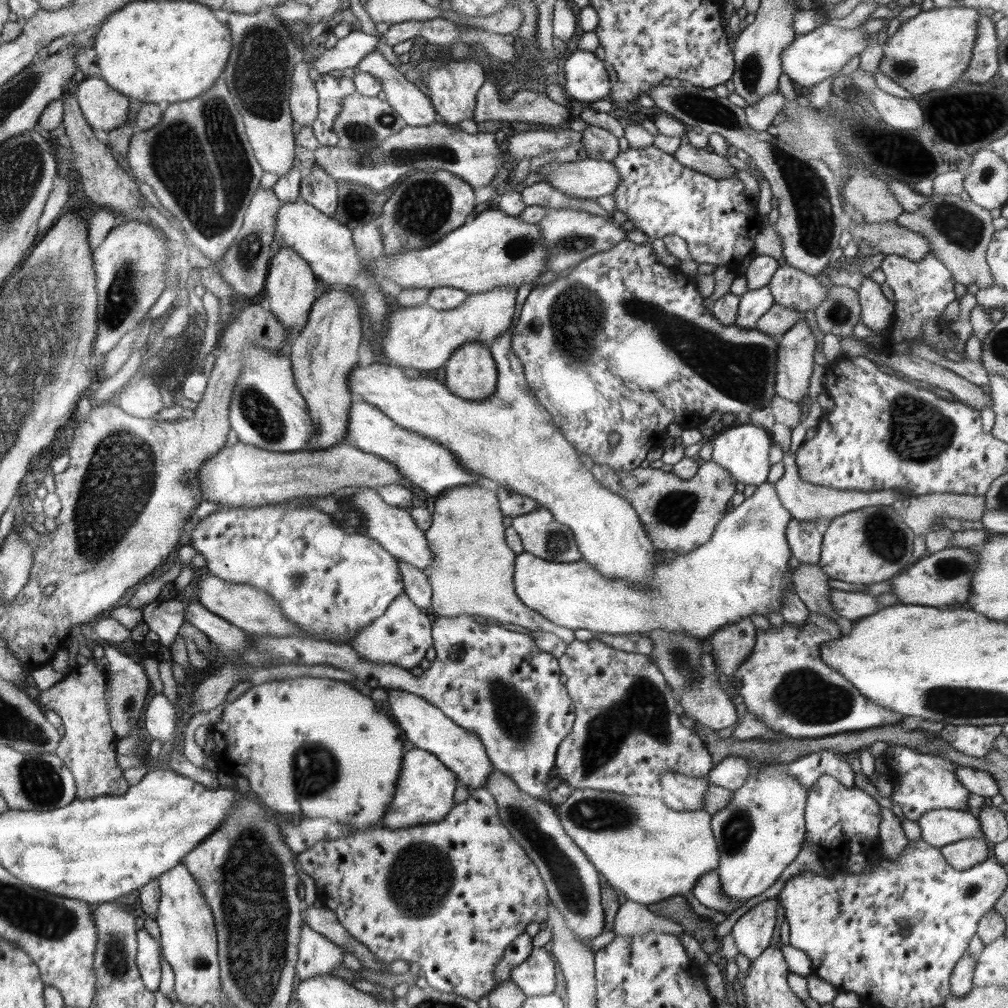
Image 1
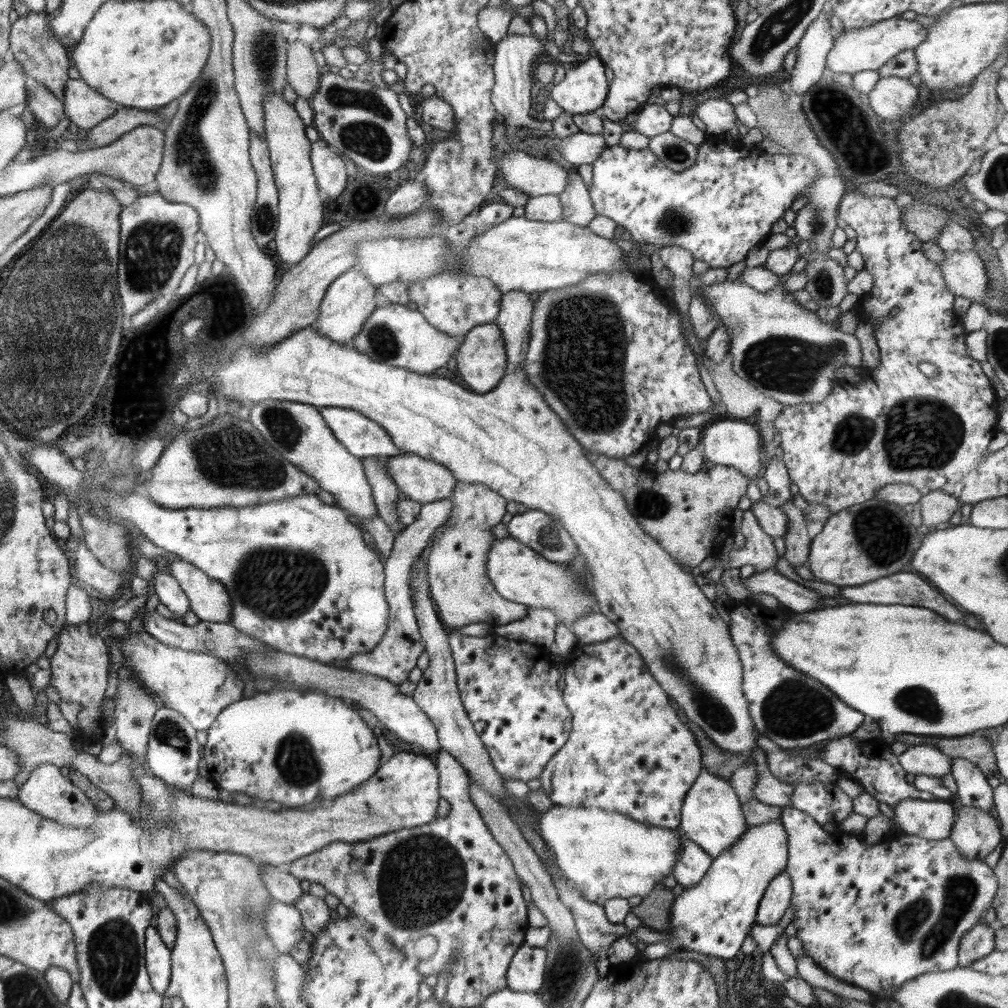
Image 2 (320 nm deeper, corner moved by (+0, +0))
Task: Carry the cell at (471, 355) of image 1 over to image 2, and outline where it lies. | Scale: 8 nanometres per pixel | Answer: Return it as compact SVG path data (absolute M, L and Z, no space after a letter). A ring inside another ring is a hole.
M492 322L477 324L471 328L460 341L456 360L460 376L474 390L474 393L484 394L498 386L507 371L507 352L504 337L498 325Z

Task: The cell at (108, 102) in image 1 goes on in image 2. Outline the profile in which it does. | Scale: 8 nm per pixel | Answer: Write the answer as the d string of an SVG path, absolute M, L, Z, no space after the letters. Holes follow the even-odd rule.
M70 79L64 90L63 108L70 121L89 131L120 107L81 79Z

